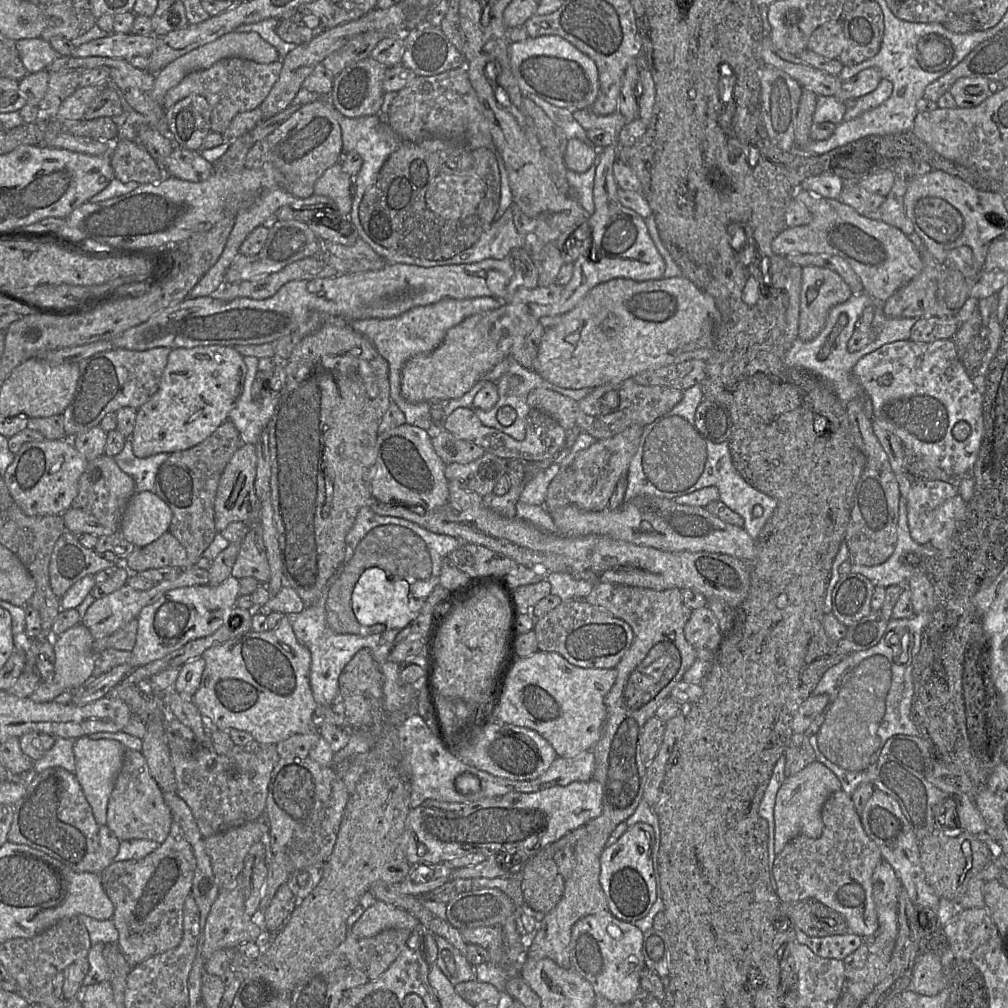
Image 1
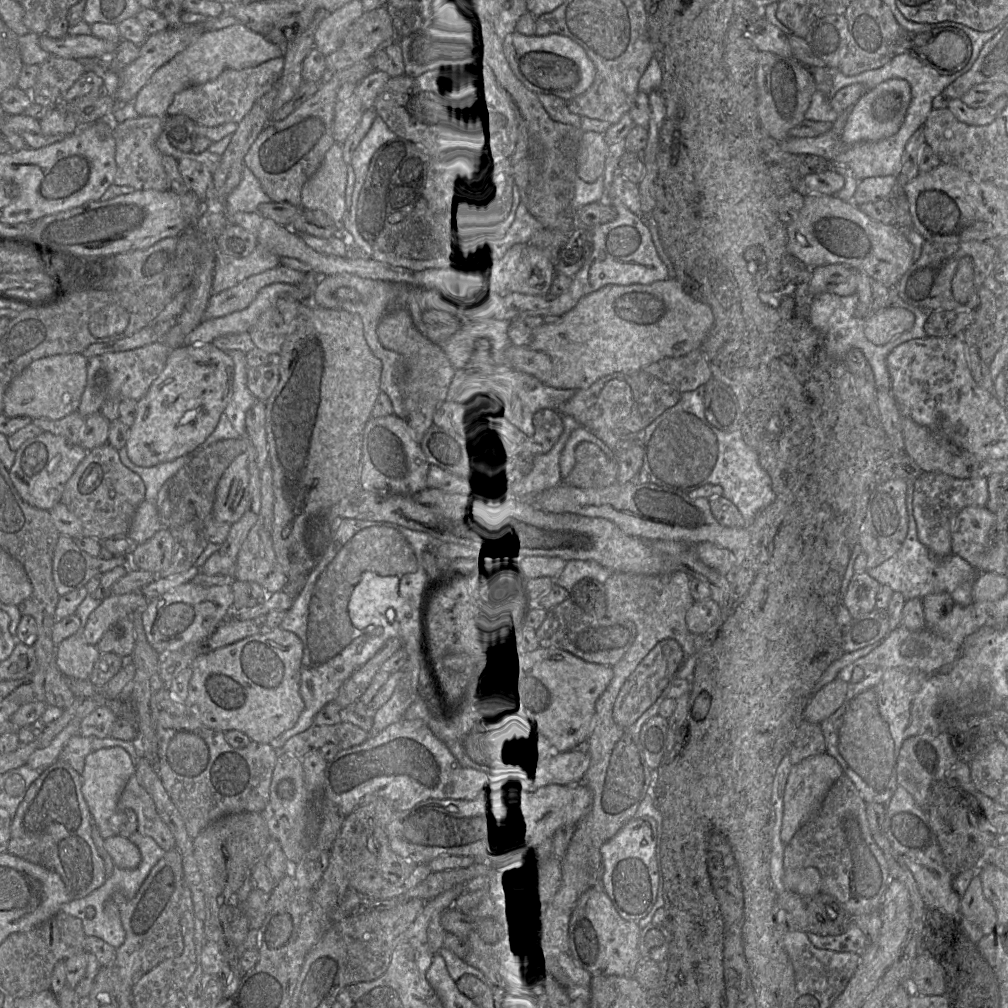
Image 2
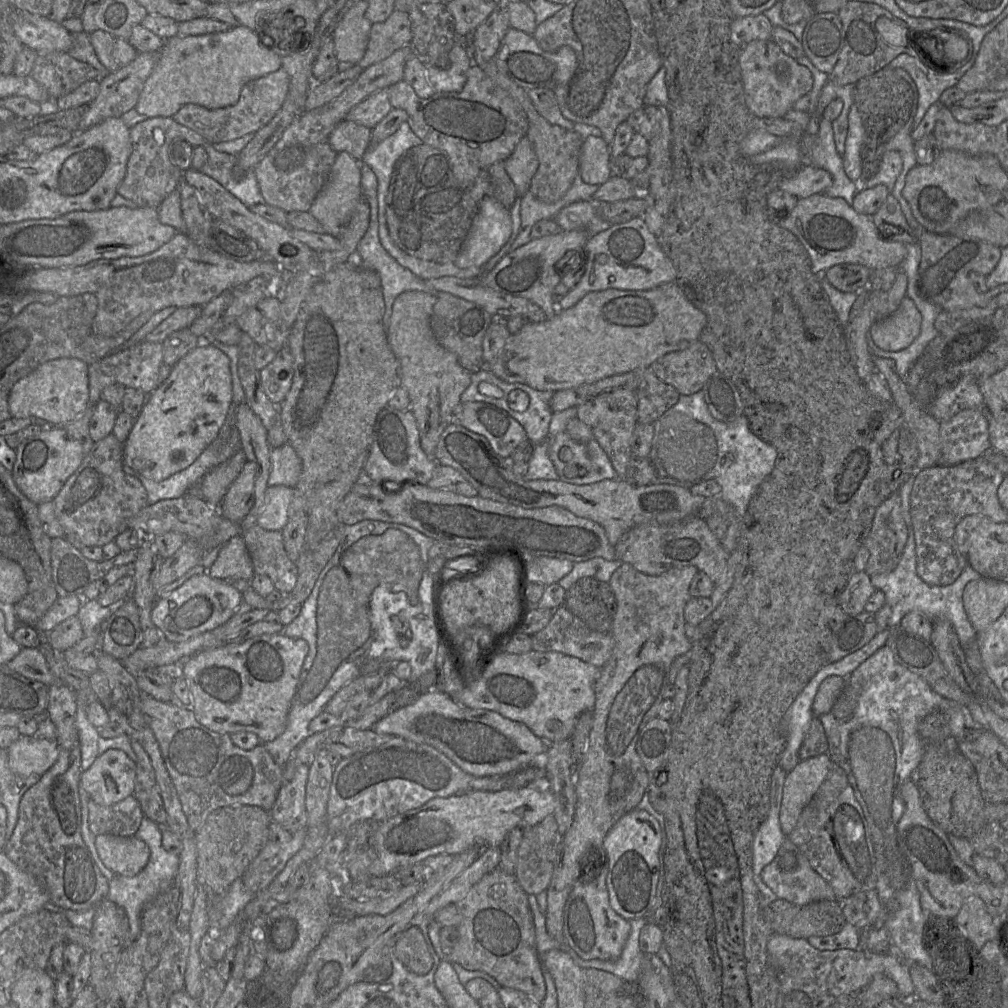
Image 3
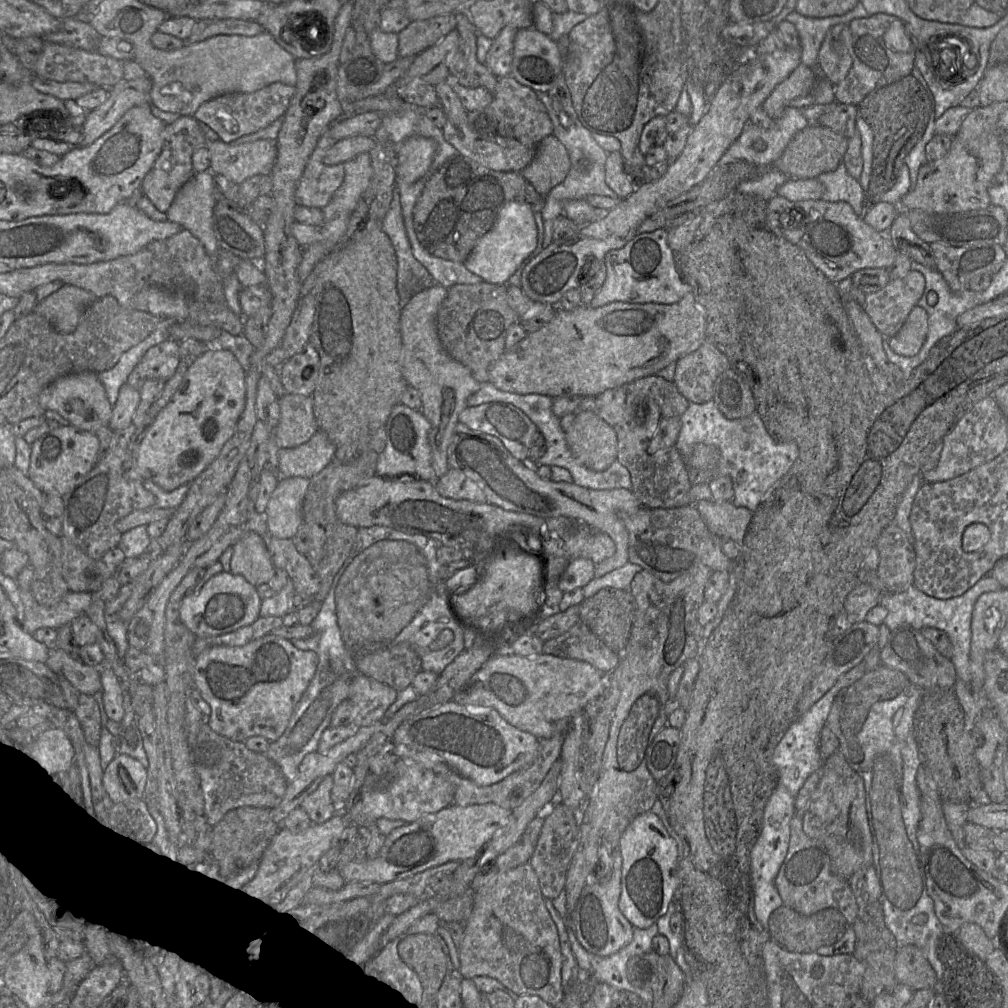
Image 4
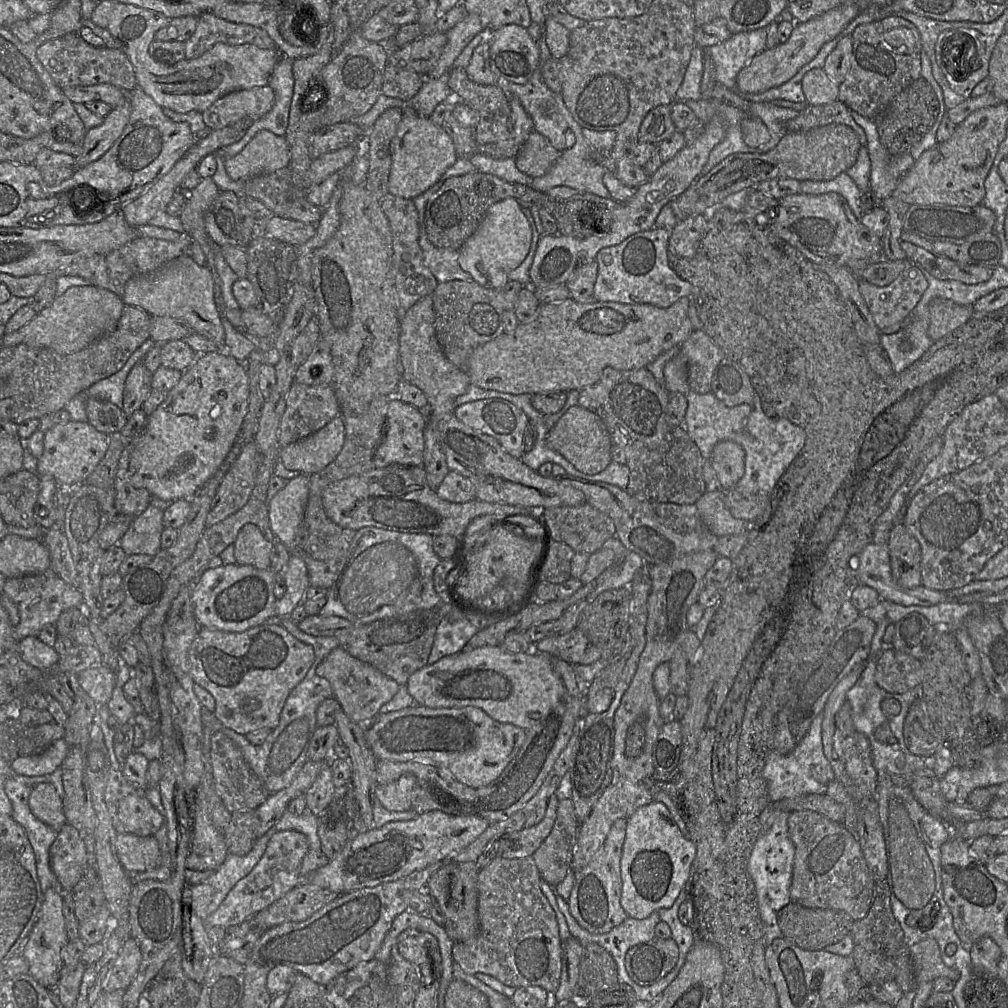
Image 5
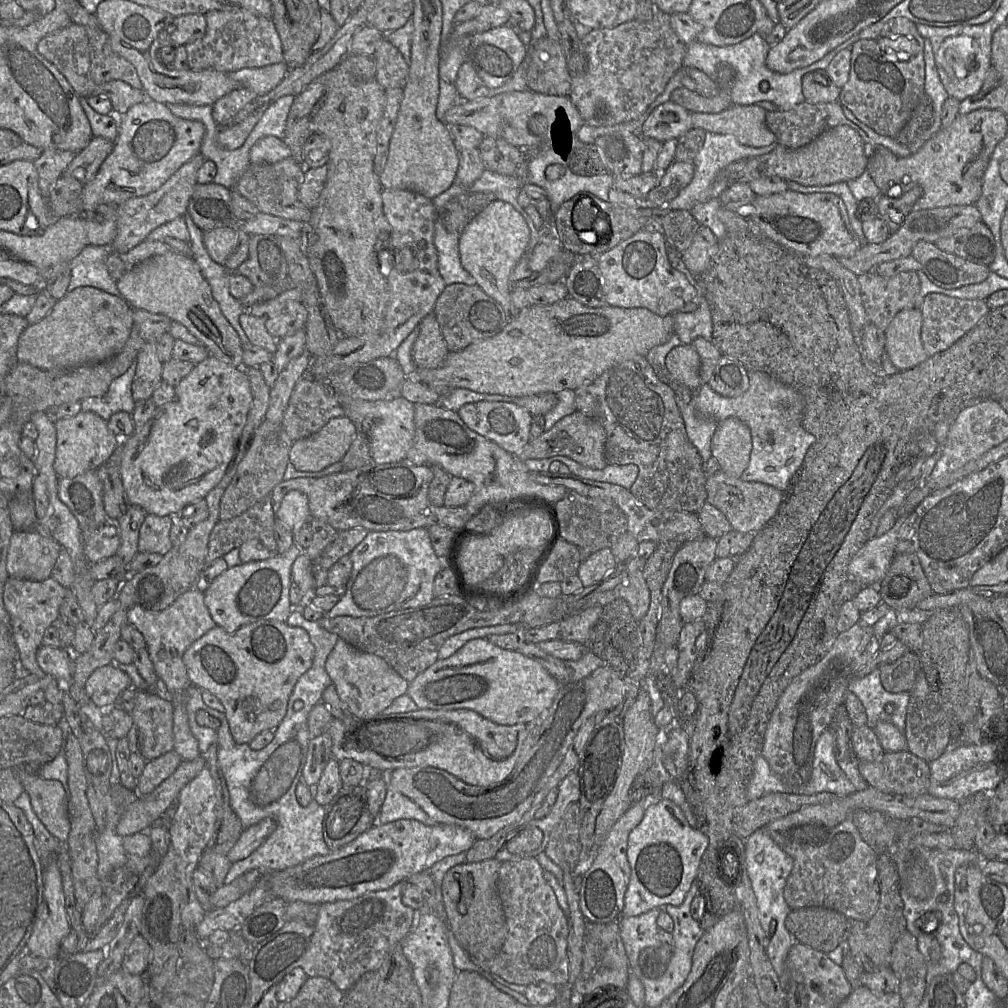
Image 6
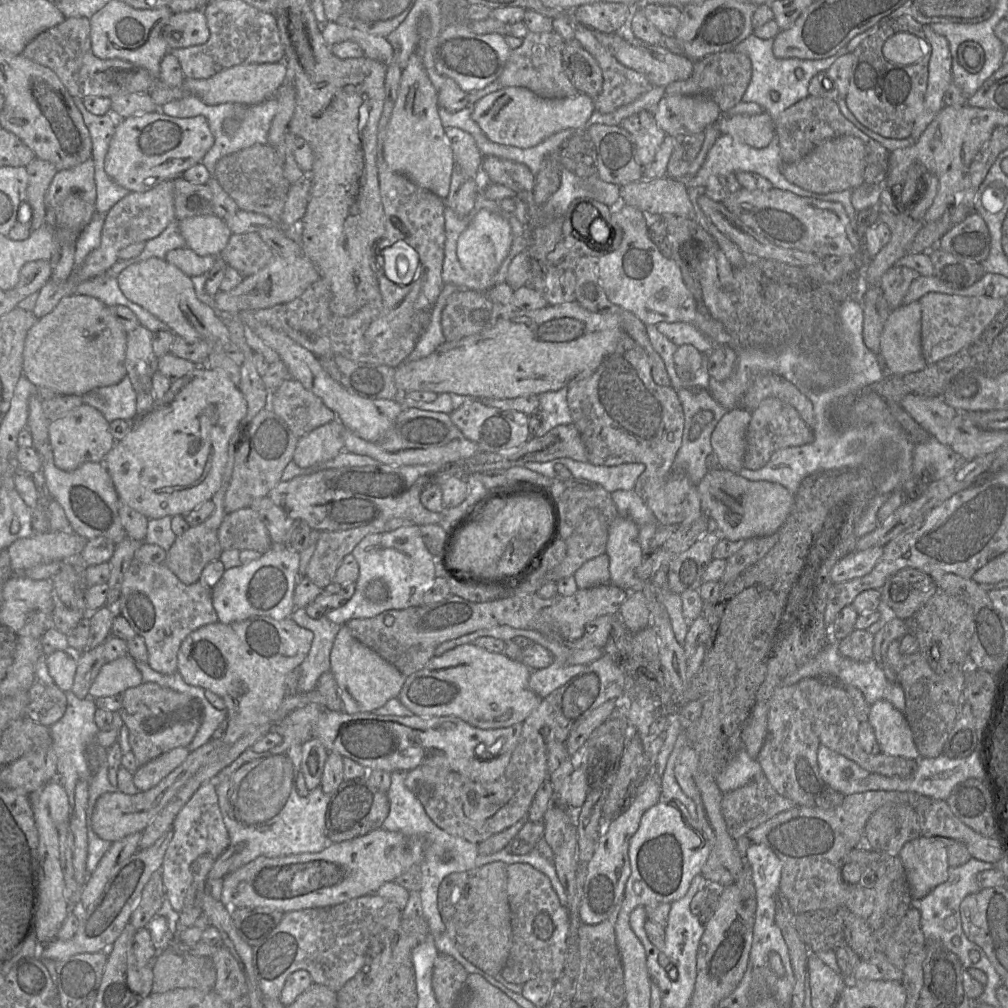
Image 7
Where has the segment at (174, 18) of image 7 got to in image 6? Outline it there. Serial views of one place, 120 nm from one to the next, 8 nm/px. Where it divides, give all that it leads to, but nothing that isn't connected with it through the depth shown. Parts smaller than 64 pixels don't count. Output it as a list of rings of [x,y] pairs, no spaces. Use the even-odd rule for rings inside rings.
[[[187,14],[174,17],[159,33],[161,46],[181,46],[203,38],[207,21],[205,14]]]

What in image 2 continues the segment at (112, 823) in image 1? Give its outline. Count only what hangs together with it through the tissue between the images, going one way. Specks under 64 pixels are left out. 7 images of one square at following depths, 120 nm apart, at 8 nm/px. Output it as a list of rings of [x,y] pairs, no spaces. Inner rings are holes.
[[[135,775],[129,778],[119,796],[117,809],[133,810],[137,817],[137,832],[154,839],[164,851],[176,848],[174,835],[159,816],[152,797]]]

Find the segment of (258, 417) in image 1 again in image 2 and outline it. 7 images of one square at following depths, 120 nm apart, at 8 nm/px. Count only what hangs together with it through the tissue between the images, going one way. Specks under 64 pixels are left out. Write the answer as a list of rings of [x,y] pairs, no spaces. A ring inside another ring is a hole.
[[[229,350],[227,353],[234,362],[234,391],[225,414],[241,437],[247,436],[246,413],[258,400],[248,388],[247,353],[240,350]]]

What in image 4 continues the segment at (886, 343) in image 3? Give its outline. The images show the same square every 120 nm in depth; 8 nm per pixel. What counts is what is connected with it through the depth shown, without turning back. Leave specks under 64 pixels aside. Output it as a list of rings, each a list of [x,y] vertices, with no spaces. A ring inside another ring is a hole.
[[[915,306],[899,332],[888,338],[891,349],[901,355],[916,354],[923,345],[928,332],[928,316],[926,311]]]

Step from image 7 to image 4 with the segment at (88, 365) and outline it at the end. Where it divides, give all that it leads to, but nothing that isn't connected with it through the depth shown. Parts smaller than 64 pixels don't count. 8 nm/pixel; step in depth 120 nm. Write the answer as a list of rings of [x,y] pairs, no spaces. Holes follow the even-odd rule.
[[[65,284],[38,302],[34,311],[46,318],[56,331],[69,334],[76,329],[83,311],[96,299],[90,291]]]

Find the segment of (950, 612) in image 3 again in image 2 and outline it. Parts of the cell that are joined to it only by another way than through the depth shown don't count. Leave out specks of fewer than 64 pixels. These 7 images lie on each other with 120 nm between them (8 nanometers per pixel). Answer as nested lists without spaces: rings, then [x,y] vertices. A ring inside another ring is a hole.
[[[913,515],[908,516],[908,532],[906,538],[895,555],[866,573],[880,585],[889,586],[893,592],[904,595],[905,599],[923,598],[932,593],[951,593],[963,582],[973,581],[976,577],[972,566],[959,556],[949,555],[946,558],[935,559],[928,549],[920,543],[917,537],[916,523]]]

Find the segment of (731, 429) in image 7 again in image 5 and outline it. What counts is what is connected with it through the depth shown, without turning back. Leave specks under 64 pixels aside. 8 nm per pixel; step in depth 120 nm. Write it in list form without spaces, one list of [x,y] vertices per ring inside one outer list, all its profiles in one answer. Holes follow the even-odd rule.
[[[733,441],[717,443],[709,461],[717,475],[717,488],[723,491],[734,488],[745,471],[745,451]]]

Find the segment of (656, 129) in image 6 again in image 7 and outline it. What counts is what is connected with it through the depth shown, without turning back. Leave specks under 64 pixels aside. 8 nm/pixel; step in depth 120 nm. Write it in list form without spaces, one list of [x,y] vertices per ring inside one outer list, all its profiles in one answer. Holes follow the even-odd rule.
[[[664,95],[651,112],[658,126],[672,137],[704,132],[723,115],[711,98],[692,95]]]

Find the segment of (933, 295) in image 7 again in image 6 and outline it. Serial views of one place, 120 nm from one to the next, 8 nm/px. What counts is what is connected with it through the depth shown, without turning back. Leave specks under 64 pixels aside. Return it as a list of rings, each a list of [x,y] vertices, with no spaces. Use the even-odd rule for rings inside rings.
[[[938,293],[928,294],[921,306],[921,340],[927,356],[948,349],[972,330],[990,311],[986,300],[959,299]]]

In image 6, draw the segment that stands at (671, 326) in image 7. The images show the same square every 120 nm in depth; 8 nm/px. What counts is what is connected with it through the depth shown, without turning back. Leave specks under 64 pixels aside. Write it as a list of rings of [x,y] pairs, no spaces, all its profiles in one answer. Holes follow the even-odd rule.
[[[698,295],[697,309],[693,312],[677,312],[674,316],[674,334],[682,344],[690,344],[697,337],[711,341],[713,323],[711,311],[703,296]]]

